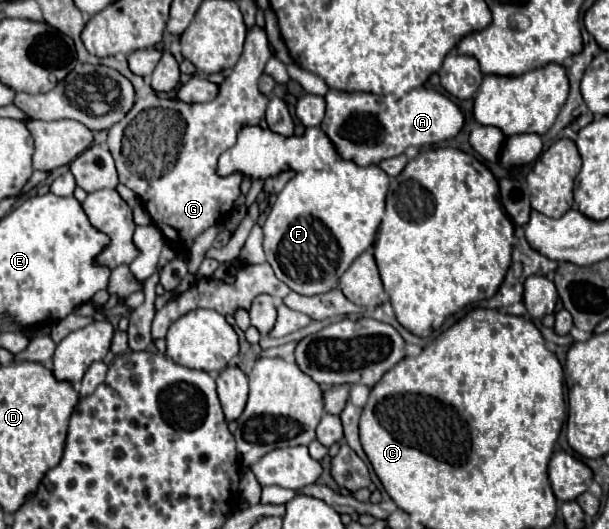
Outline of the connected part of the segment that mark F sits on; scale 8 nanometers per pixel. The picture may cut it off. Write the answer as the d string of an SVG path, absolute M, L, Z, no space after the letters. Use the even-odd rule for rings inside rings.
M337 160L325 170L303 170L287 182L287 186L277 194L277 200L263 224L263 250L267 262L275 270L275 276L285 282L293 292L303 296L325 294L333 290L341 274L351 266L351 262L369 250L375 242L379 224L385 214L385 198L389 190L389 176L379 170L379 166L357 166L355 162Z

